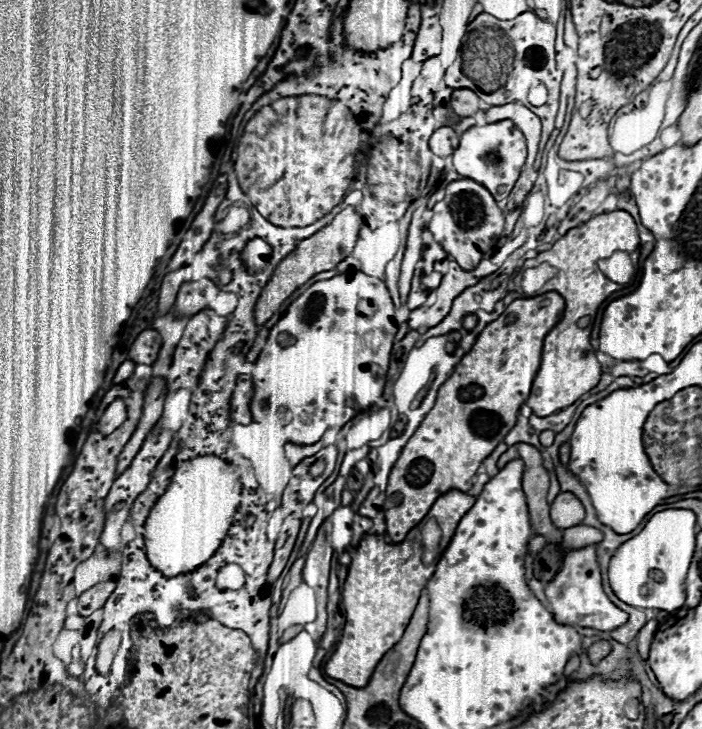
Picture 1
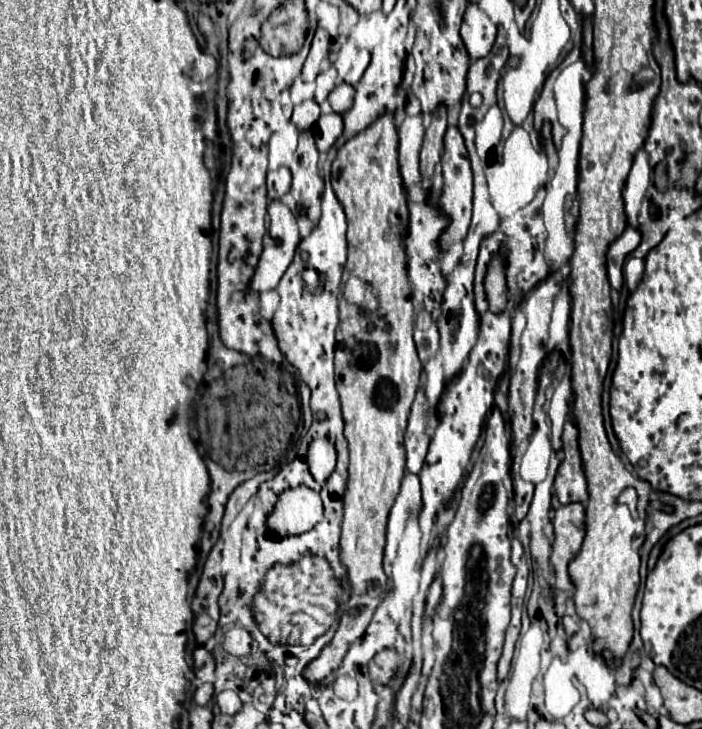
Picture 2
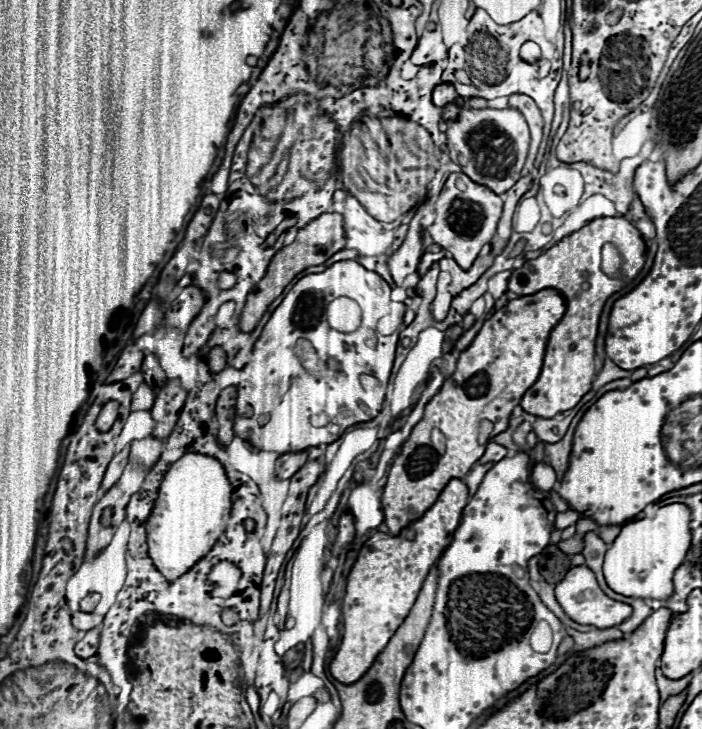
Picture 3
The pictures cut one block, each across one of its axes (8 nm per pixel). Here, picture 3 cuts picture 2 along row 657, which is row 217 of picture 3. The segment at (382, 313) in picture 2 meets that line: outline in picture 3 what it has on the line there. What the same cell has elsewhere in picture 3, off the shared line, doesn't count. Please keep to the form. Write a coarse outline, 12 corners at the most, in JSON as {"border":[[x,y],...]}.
{"border":[[320,214],[272,258],[250,292],[240,330],[306,268],[346,248],[344,216]]}

